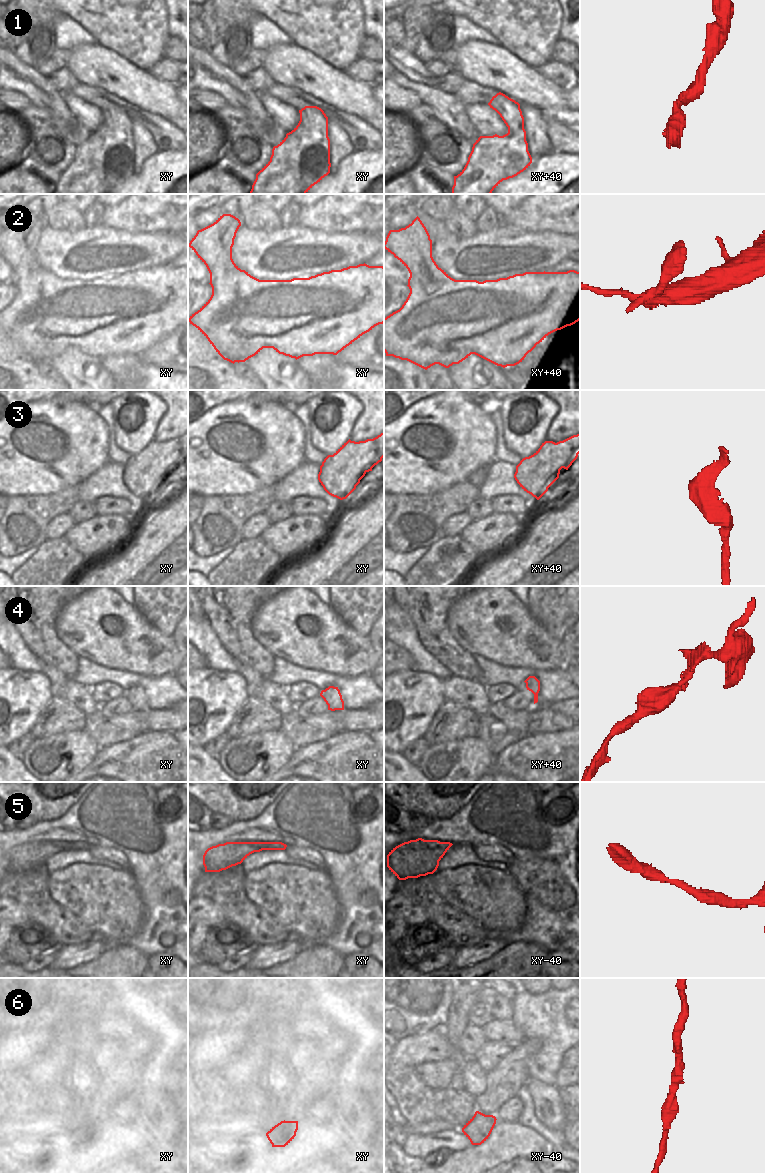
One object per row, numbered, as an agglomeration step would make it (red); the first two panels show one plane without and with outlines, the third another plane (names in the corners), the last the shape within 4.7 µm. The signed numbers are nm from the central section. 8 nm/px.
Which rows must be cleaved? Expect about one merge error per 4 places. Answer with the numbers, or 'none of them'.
3

